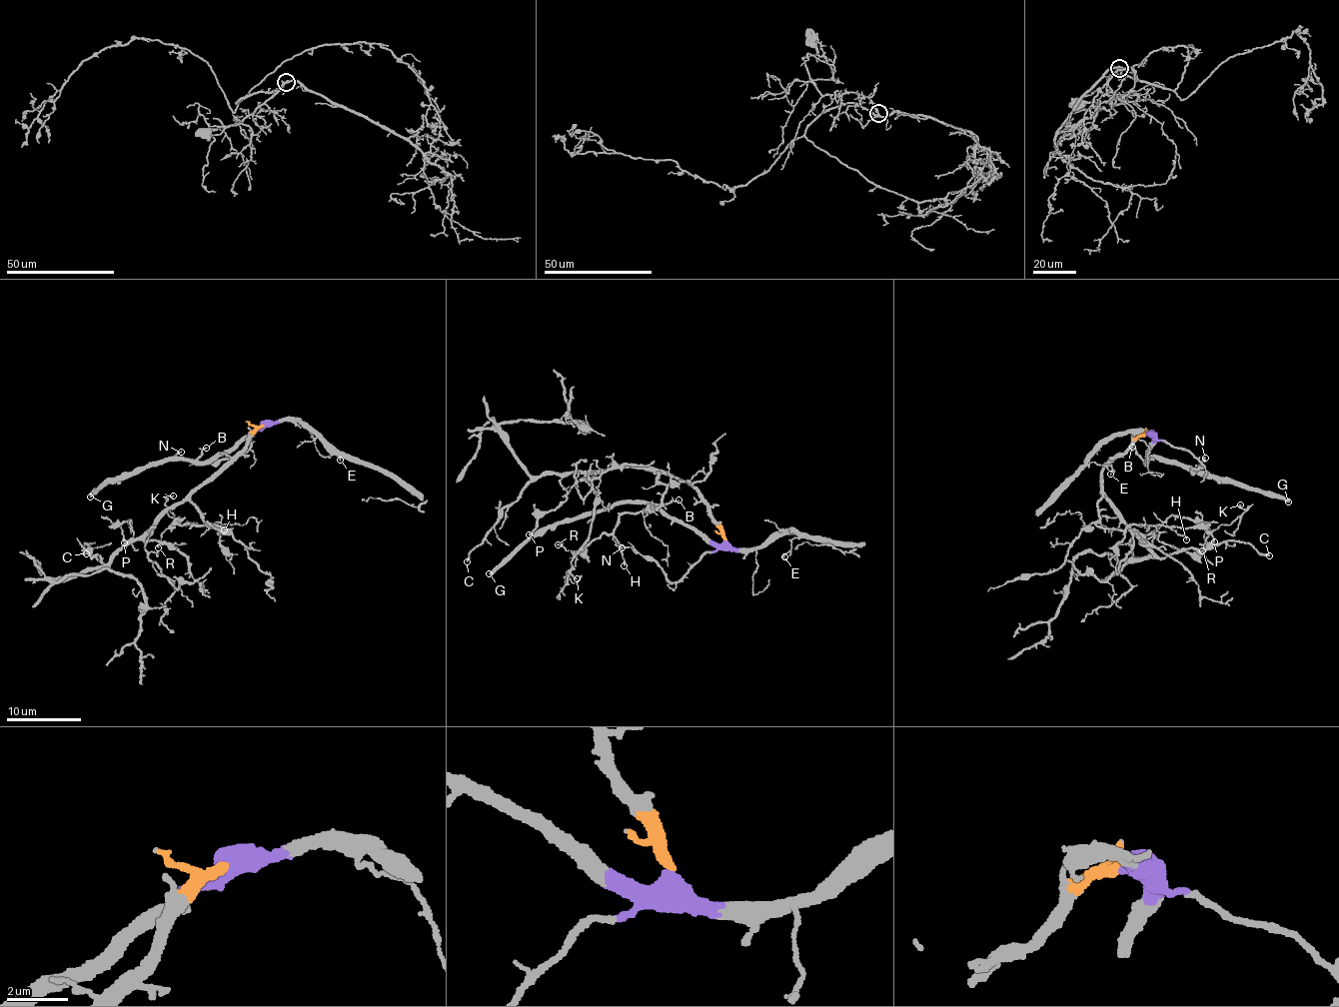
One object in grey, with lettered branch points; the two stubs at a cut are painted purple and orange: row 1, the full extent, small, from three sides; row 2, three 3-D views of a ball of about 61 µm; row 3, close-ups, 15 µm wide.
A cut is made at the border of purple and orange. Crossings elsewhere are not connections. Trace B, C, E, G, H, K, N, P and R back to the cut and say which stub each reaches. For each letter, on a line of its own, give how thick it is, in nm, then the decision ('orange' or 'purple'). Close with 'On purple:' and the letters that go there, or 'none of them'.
B: calibre 120 nm; purple
C: calibre 180 nm; orange
E: calibre 150 nm; purple
G: calibre 400 nm; purple
H: calibre 120 nm; orange
K: calibre 130 nm; orange
N: calibre 160 nm; purple
P: calibre 150 nm; orange
R: calibre 80 nm; orange
On purple: B, E, G, N

